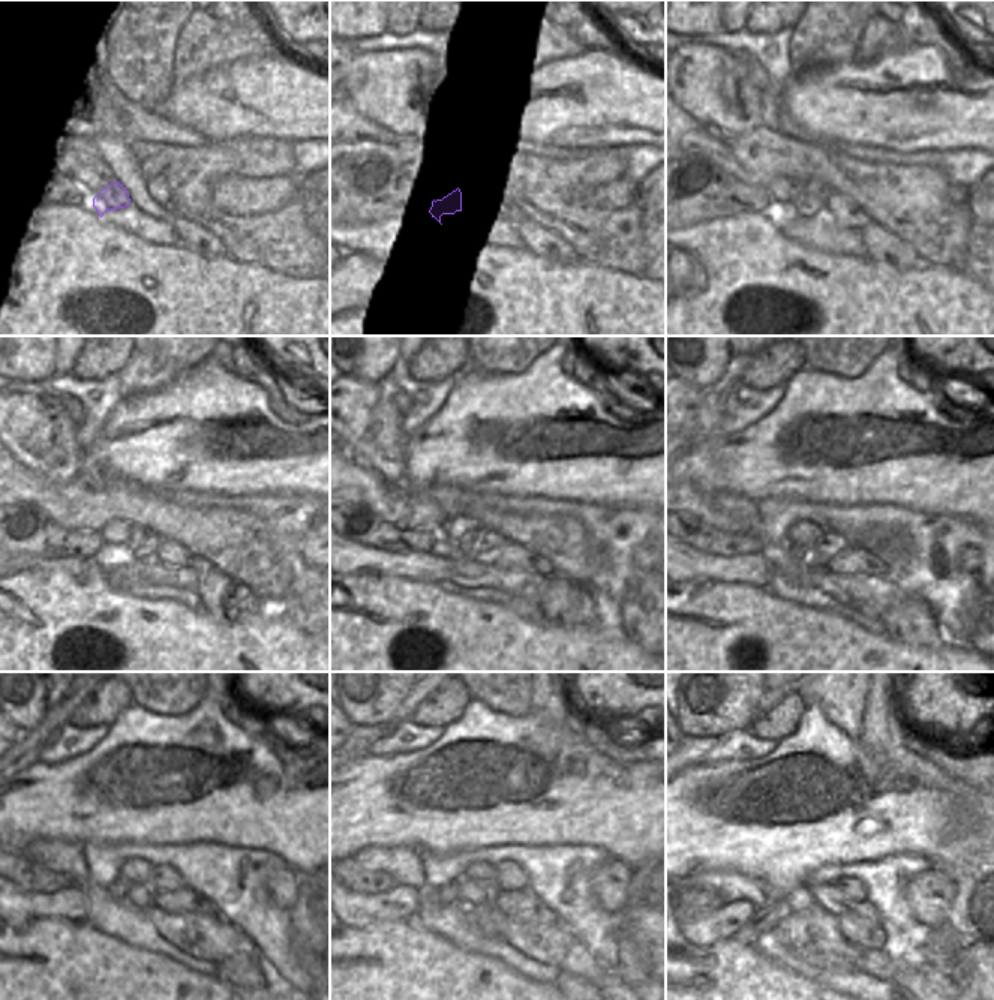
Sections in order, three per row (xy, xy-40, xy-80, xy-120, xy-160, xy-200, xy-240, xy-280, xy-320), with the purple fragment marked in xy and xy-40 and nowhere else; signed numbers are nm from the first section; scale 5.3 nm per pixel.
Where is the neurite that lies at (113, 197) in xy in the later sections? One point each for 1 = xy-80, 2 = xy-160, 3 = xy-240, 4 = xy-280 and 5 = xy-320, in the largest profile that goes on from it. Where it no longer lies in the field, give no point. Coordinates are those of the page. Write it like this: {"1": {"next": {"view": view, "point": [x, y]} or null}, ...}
{"1": {"next": {"view": "xy-80", "point": [780, 213]}}, "2": {"next": {"view": "xy-160", "point": [443, 547]}}, "3": {"next": {"view": "xy-240", "point": [138, 894]}}, "4": {"next": {"view": "xy-280", "point": [482, 892]}}, "5": {"next": {"view": "xy-320", "point": [828, 895]}}}

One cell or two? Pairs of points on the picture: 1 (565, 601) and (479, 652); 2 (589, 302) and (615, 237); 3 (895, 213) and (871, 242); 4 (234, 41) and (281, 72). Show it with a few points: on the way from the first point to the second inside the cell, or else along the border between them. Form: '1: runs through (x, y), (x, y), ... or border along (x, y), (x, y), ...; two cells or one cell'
1: border along (547, 622), (562, 627), (582, 625); two cells
2: border along (580, 260), (636, 276); two cells
3: border along (870, 219), (912, 248); two cells
4: border along (285, 53), (282, 56), (242, 57), (225, 65); two cells

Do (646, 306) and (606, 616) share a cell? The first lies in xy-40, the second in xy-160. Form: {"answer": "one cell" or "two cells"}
{"answer": "two cells"}

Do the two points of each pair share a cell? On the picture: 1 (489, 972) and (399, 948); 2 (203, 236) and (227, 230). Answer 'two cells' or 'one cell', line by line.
1: one cell
2: two cells

